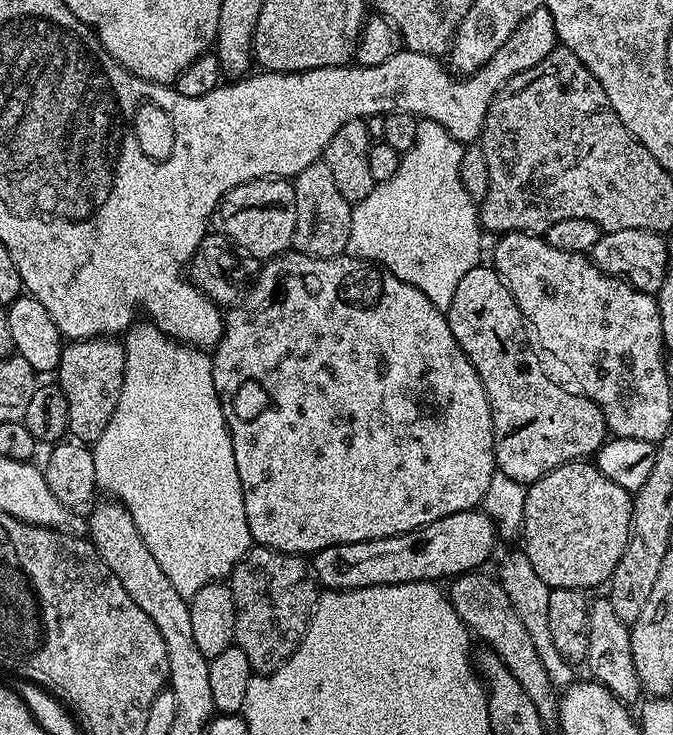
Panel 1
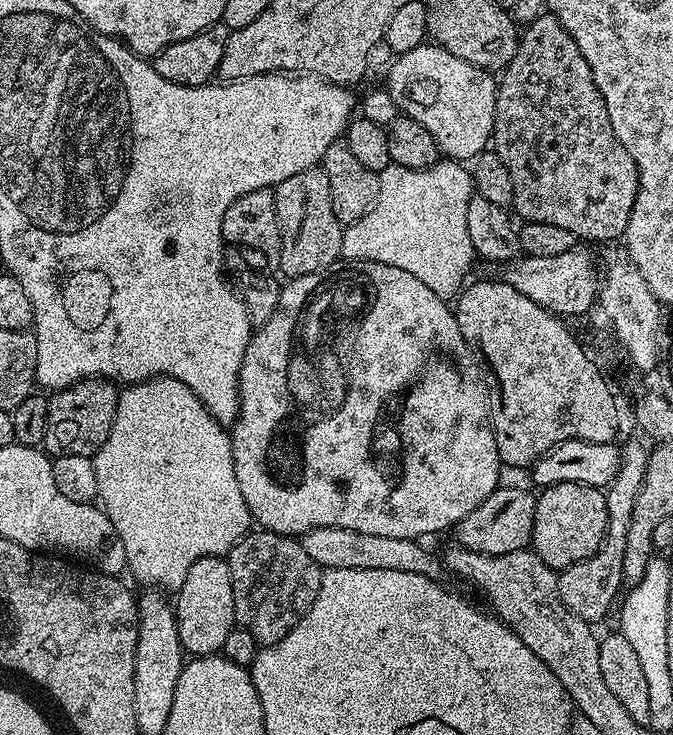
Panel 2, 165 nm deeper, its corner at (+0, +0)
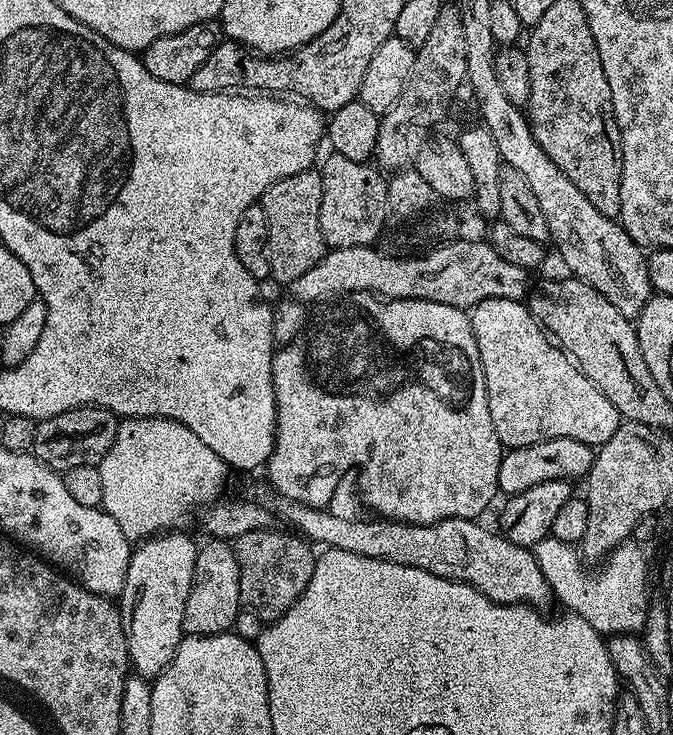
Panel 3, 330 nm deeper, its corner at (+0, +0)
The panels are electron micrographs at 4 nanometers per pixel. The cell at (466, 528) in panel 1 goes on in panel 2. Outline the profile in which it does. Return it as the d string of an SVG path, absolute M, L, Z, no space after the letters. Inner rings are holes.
M497 487L490 498L486 498L481 506L472 510L456 525L454 538L463 548L493 556L521 552L529 547L532 541L534 510L536 509L535 495L520 488L504 487Z

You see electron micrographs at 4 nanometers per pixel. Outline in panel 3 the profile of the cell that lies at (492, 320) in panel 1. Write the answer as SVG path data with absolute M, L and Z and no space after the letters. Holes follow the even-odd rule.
M486 298L486 302L478 302L471 309L470 319L486 382L490 422L494 422L494 430L505 449L528 448L531 444L554 438L574 438L583 444L599 446L620 428L622 417L610 398L580 373L563 348L553 343L527 303L510 298Z

